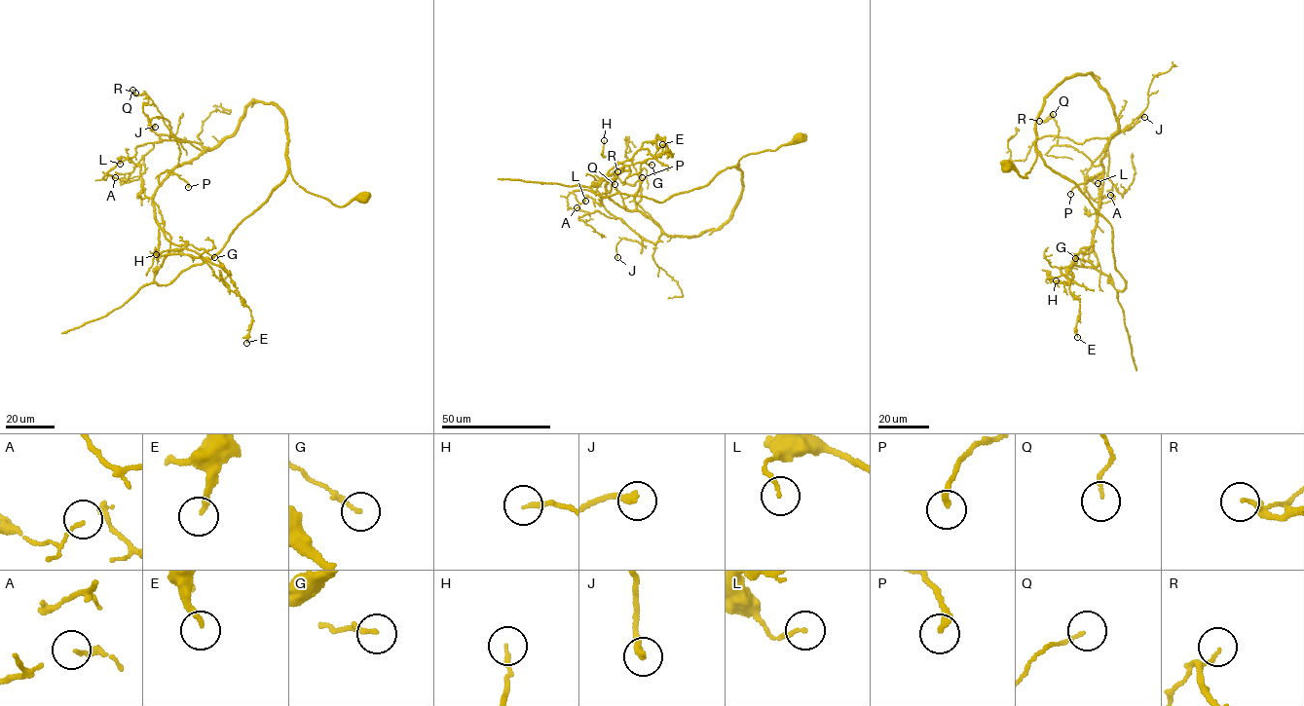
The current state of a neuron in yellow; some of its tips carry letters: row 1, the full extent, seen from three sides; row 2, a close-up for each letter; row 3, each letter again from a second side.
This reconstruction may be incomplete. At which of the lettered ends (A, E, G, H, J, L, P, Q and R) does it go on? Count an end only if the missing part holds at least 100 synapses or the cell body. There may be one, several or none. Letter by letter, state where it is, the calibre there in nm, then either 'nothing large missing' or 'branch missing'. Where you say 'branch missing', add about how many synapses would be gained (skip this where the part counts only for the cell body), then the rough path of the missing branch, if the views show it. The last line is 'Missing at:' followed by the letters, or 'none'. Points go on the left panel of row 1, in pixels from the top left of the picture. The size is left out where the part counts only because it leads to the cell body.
A: at (115, 177); 110 nm thick; nothing large missing
E: at (246, 343); 200 nm thick; nothing large missing
G: at (214, 257); 150 nm thick; nothing large missing
H: at (156, 254); 150 nm thick; nothing large missing
J: at (155, 127); 240 nm thick; nothing large missing
L: at (120, 164); 140 nm thick; nothing large missing
P: at (188, 187); 220 nm thick; nothing large missing
Q: at (132, 90); 100 nm thick; nothing large missing
R: at (135, 92); 110 nm thick; nothing large missing
Missing at: none

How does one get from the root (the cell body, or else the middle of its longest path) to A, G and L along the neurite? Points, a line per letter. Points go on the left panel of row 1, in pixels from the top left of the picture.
A: (363, 198), (337, 206), (297, 184), (283, 113), (259, 100), (211, 148), (144, 143), (103, 178), (115, 177)
G: (363, 198), (335, 205), (306, 192), (289, 169), (220, 250), (168, 283), (154, 280), (186, 241), (214, 257)
L: (363, 198), (335, 205), (289, 169), (220, 250), (161, 284), (169, 235), (140, 167), (120, 164)

